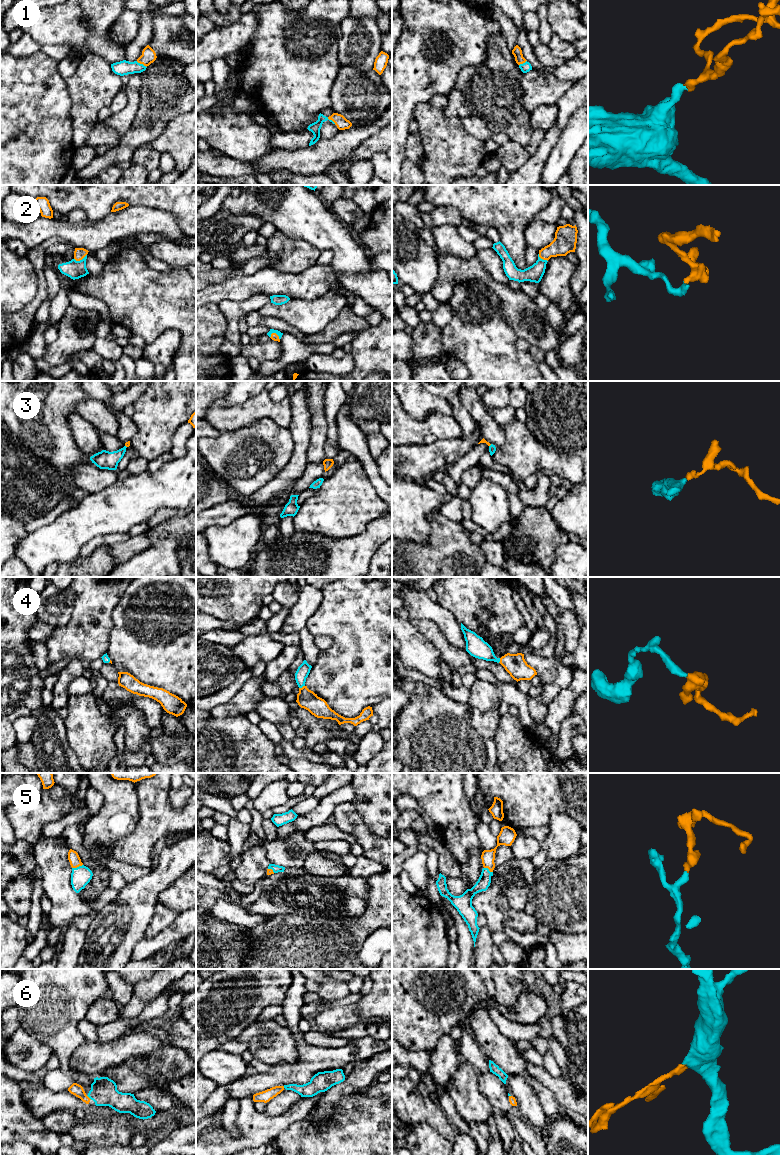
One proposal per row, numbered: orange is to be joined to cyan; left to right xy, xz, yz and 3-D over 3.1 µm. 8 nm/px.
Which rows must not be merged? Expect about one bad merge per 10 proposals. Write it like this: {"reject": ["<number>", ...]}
{"reject": []}

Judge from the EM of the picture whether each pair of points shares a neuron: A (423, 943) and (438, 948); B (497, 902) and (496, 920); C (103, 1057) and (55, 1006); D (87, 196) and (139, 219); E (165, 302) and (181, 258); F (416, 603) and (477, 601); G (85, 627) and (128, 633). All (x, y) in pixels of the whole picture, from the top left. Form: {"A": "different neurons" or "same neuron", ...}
{"A": "same neuron", "B": "same neuron", "C": "different neurons", "D": "different neurons", "E": "different neurons", "F": "different neurons", "G": "different neurons"}

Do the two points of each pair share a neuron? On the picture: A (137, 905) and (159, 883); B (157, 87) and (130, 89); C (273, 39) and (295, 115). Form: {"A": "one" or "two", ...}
{"A": "one", "B": "two", "C": "one"}

